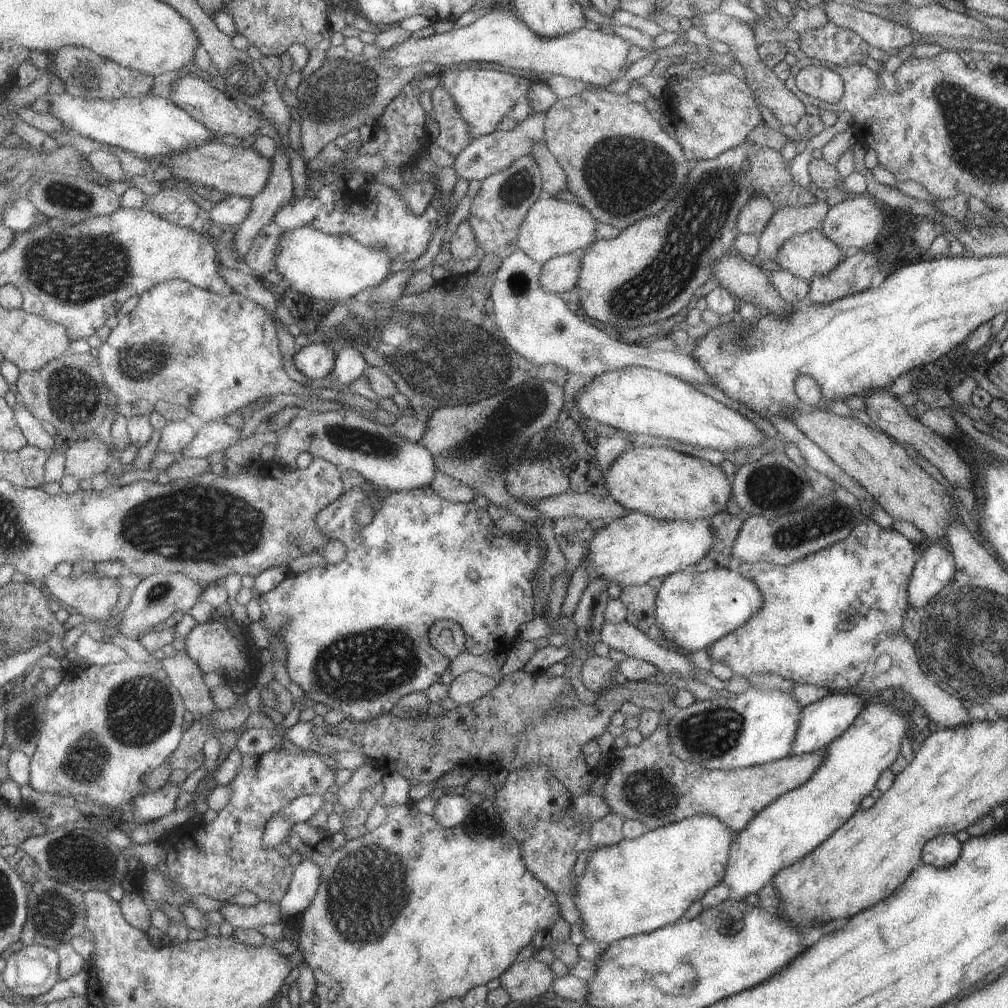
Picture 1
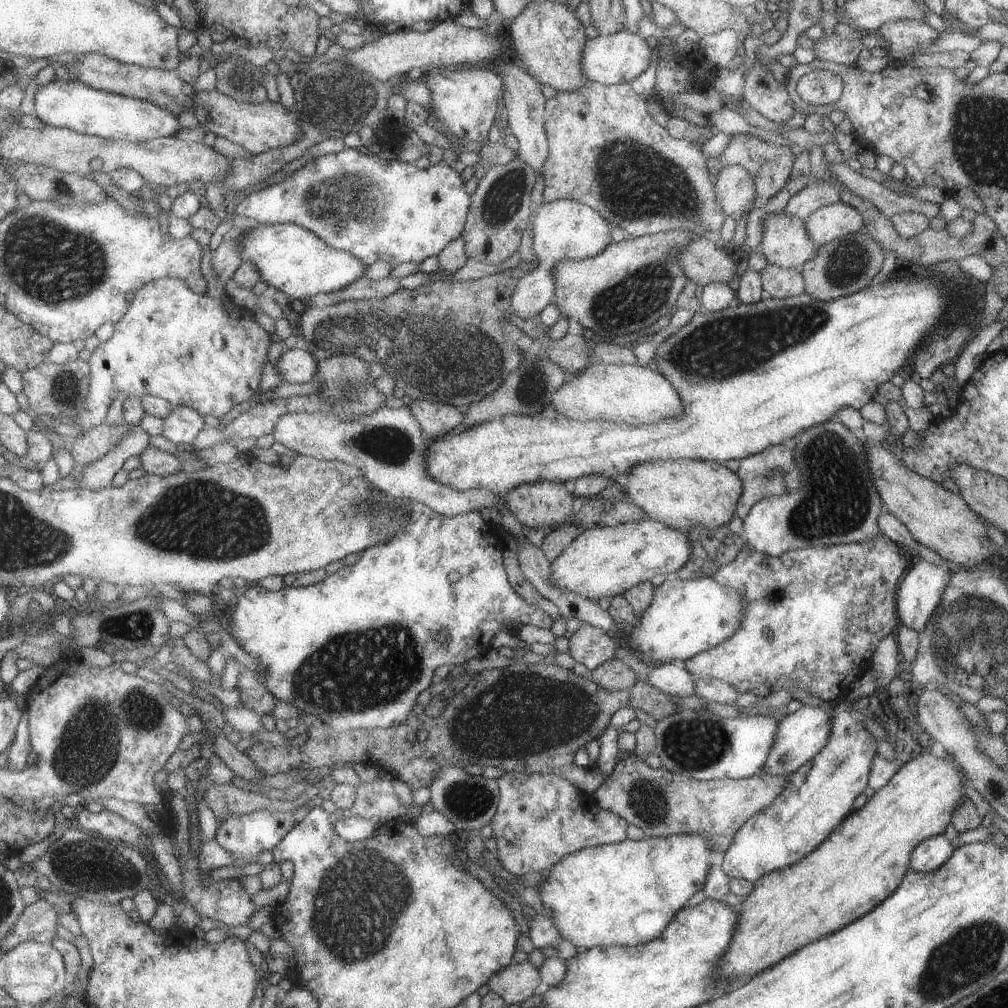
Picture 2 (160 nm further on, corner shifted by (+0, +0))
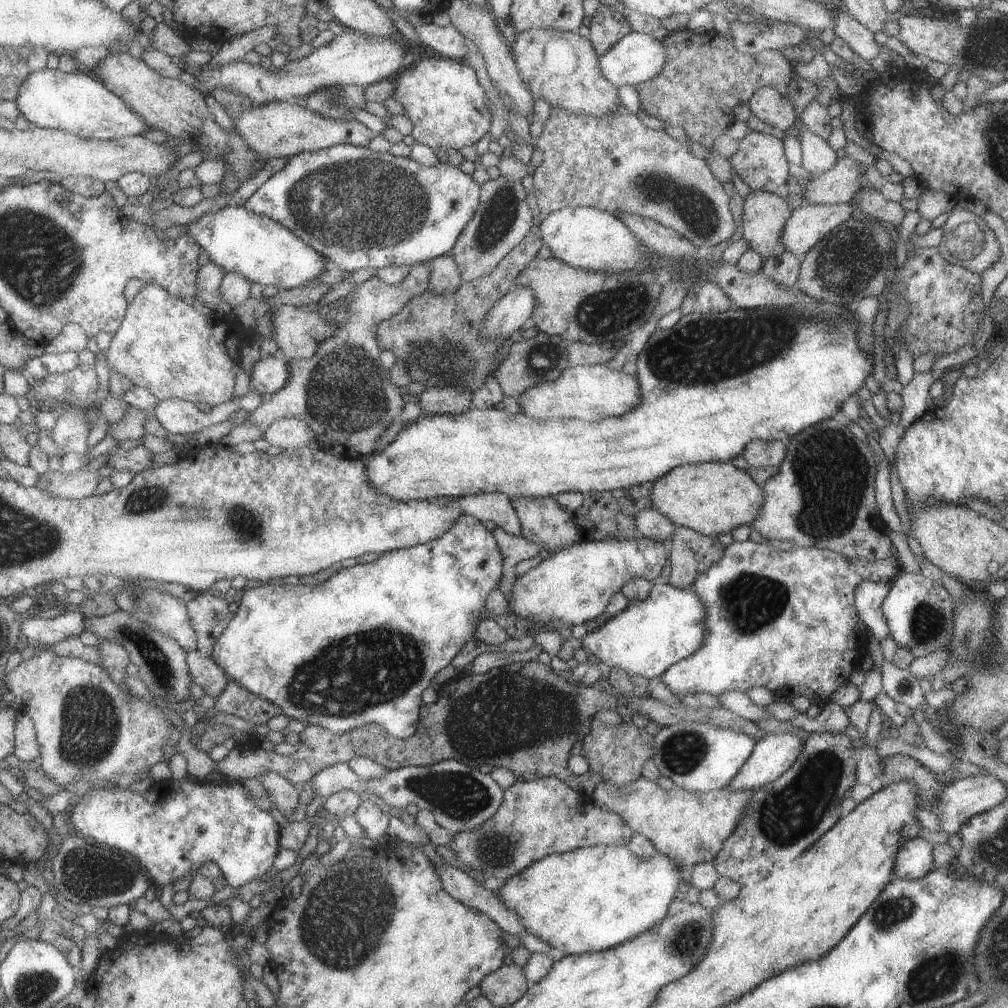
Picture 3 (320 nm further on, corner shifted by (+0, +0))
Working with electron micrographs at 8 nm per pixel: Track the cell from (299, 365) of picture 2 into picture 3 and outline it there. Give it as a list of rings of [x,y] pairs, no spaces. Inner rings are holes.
[[[264,354],[263,358],[254,365],[255,368],[247,374],[250,380],[249,390],[255,390],[265,398],[281,390],[289,376],[285,358]]]

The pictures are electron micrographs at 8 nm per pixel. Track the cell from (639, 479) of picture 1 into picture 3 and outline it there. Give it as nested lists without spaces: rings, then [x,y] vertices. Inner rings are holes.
[[[731,461],[681,465],[666,472],[652,485],[652,508],[664,514],[675,526],[684,526],[702,535],[717,536],[737,526],[749,526],[755,520],[764,500],[762,488],[751,479],[746,470],[736,467]]]

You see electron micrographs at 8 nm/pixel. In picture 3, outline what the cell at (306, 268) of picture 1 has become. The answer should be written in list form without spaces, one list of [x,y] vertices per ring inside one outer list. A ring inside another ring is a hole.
[[[245,204],[227,205],[217,212],[191,221],[186,228],[186,234],[201,245],[208,254],[209,261],[213,261],[227,273],[239,273],[252,283],[264,286],[271,284],[279,290],[305,286],[309,279],[316,277],[329,264],[284,225],[269,216],[249,210]]]

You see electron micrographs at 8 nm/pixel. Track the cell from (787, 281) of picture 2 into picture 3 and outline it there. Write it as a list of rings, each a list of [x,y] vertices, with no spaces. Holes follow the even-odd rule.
[[[783,251],[780,255],[766,258],[760,269],[767,279],[777,283],[779,287],[793,289],[798,281],[800,261],[800,257],[792,252]]]

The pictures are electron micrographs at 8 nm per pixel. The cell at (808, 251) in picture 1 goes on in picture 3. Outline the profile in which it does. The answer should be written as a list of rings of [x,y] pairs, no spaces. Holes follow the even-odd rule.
[[[750,190],[742,199],[741,236],[747,246],[761,257],[769,258],[785,251],[779,235],[790,215],[786,200],[773,193]]]

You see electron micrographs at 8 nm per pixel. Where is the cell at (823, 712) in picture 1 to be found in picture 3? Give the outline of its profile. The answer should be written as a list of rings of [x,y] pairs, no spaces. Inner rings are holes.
[[[766,734],[761,740],[752,746],[750,755],[745,759],[741,768],[737,769],[735,776],[729,779],[725,788],[729,791],[754,791],[756,788],[775,780],[781,776],[789,765],[797,758],[802,751],[804,743],[799,741],[793,734]]]

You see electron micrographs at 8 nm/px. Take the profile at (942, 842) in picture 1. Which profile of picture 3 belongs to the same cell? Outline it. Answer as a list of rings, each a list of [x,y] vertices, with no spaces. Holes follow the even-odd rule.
[[[916,836],[907,840],[894,856],[894,876],[909,880],[925,876],[931,866],[931,851],[931,844]]]

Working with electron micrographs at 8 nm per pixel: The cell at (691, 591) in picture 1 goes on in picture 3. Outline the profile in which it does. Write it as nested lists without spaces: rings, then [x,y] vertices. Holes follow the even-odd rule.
[[[653,582],[647,597],[637,602],[630,602],[624,609],[611,616],[603,625],[591,632],[587,631],[581,640],[581,647],[588,657],[602,662],[610,669],[617,669],[629,676],[640,676],[646,679],[659,676],[674,662],[689,656],[697,647],[704,635],[702,624],[704,607],[692,590],[677,589],[669,583]]]

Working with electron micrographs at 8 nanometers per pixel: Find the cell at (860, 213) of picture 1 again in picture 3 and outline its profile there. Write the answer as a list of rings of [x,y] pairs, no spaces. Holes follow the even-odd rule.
[[[849,203],[803,204],[790,212],[782,226],[779,240],[785,251],[803,256],[833,227],[851,217]]]

